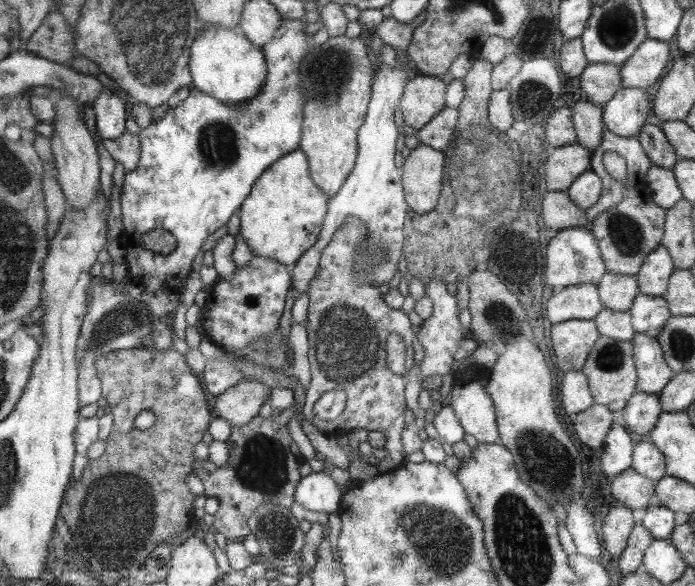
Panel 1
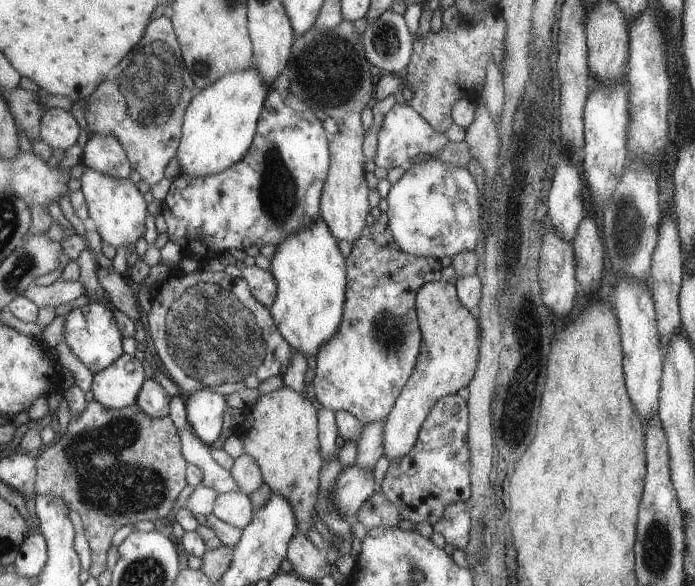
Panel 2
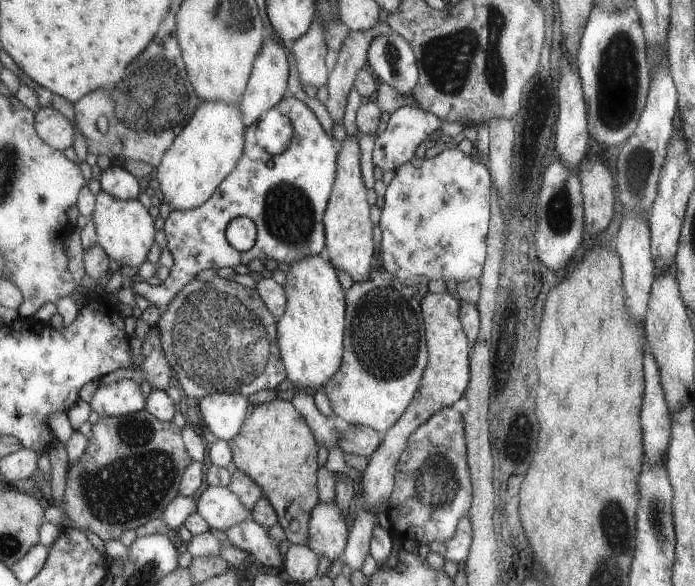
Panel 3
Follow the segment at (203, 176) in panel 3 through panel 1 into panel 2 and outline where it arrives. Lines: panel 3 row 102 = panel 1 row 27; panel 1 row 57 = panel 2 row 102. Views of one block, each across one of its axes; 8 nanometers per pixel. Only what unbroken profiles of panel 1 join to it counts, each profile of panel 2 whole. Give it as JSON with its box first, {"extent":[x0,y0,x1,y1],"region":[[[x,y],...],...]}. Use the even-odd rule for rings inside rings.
{"extent":[176,63,271,178],"region":[[[255,63],[244,70],[228,72],[209,87],[201,89],[186,111],[181,147],[176,156],[180,164],[179,172],[192,178],[212,176],[242,160],[253,144],[257,122],[270,89],[271,86],[258,74]]]}

